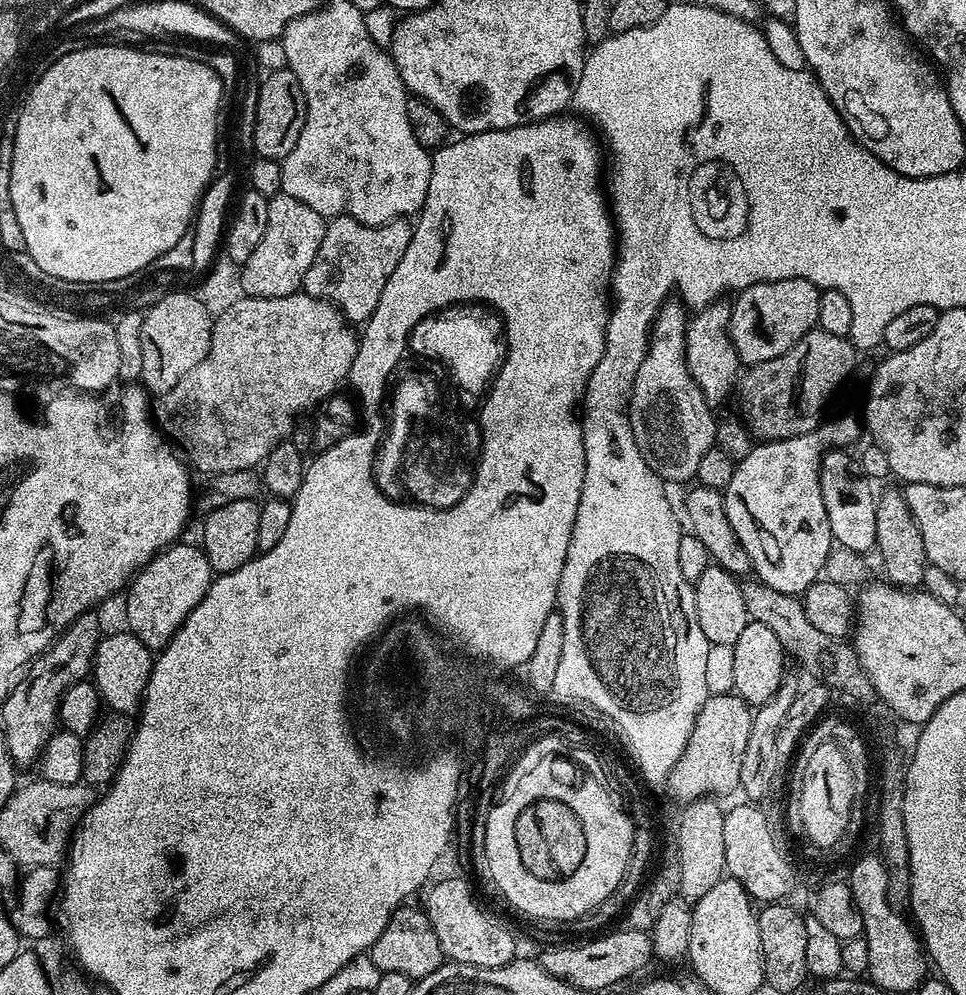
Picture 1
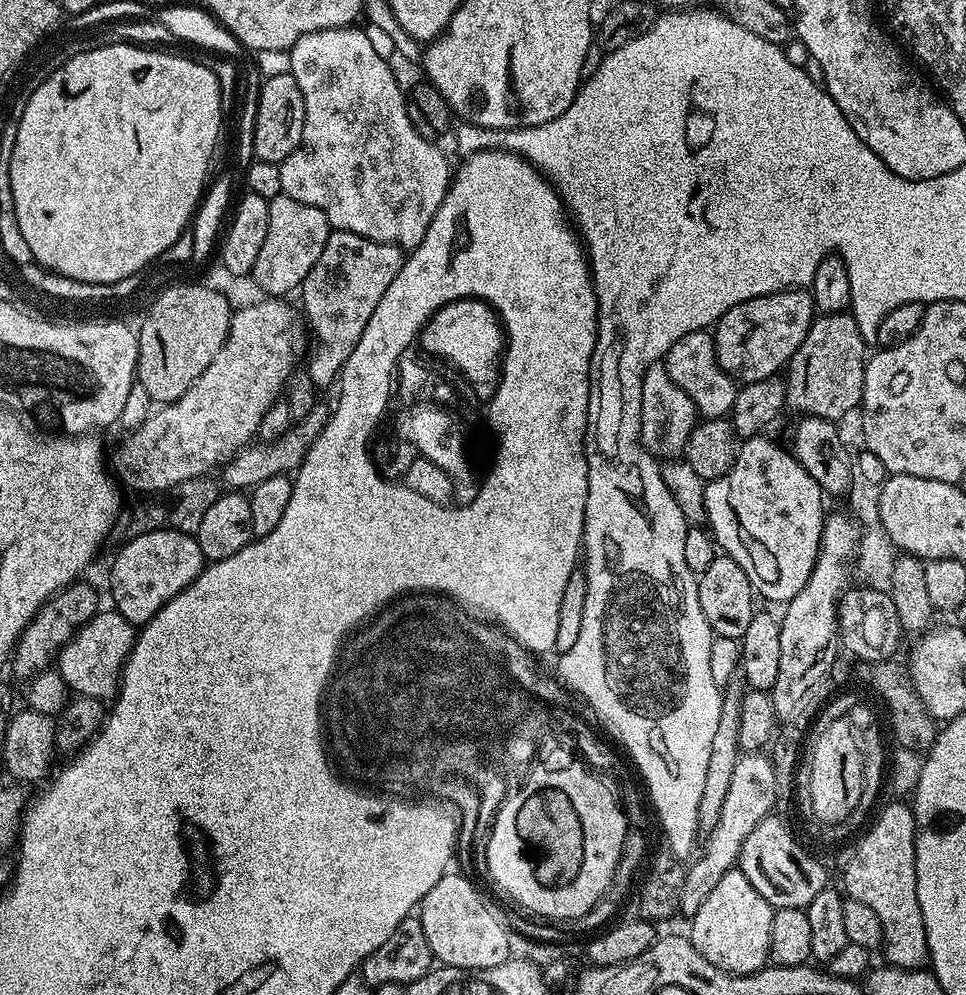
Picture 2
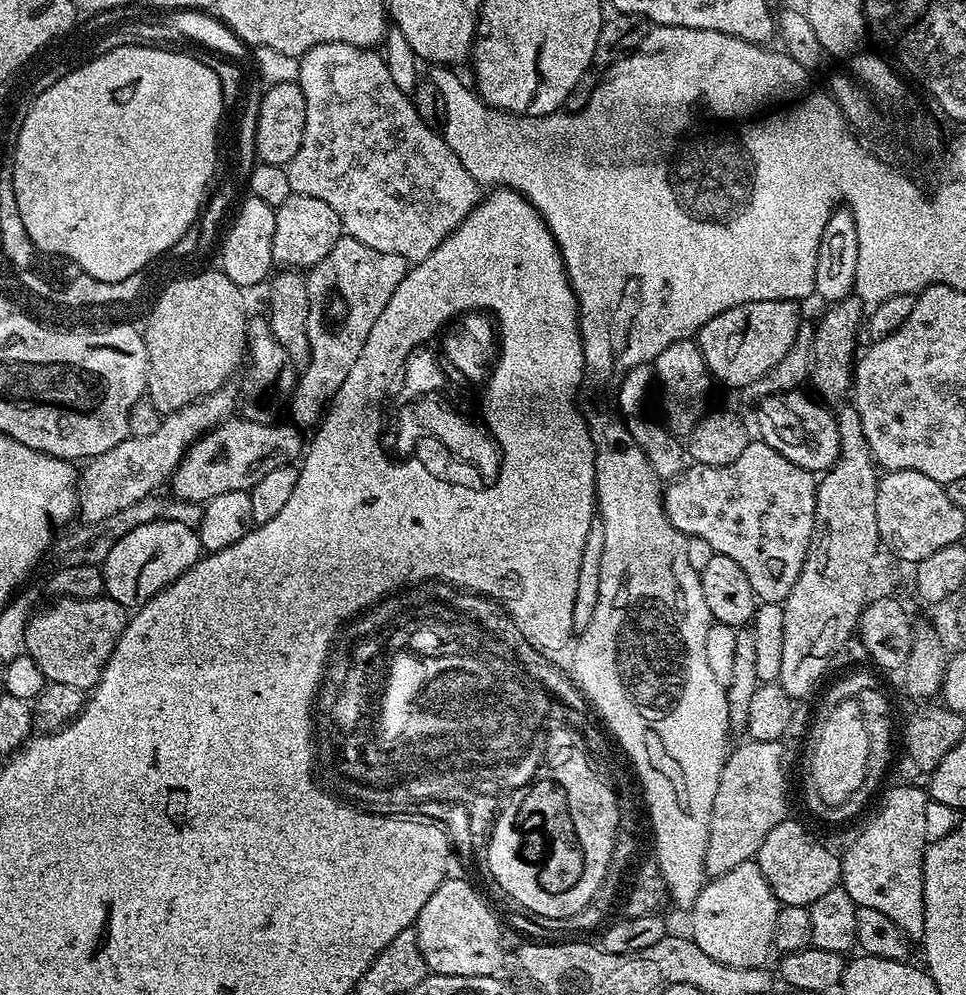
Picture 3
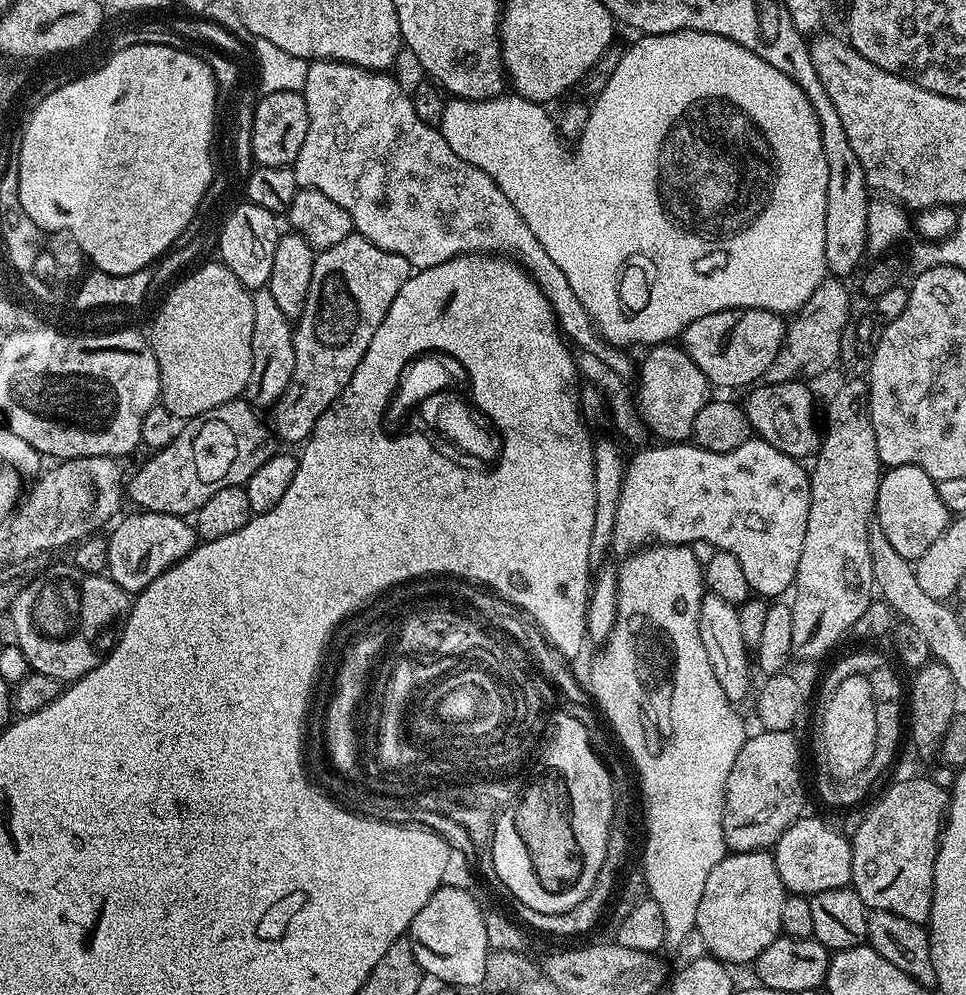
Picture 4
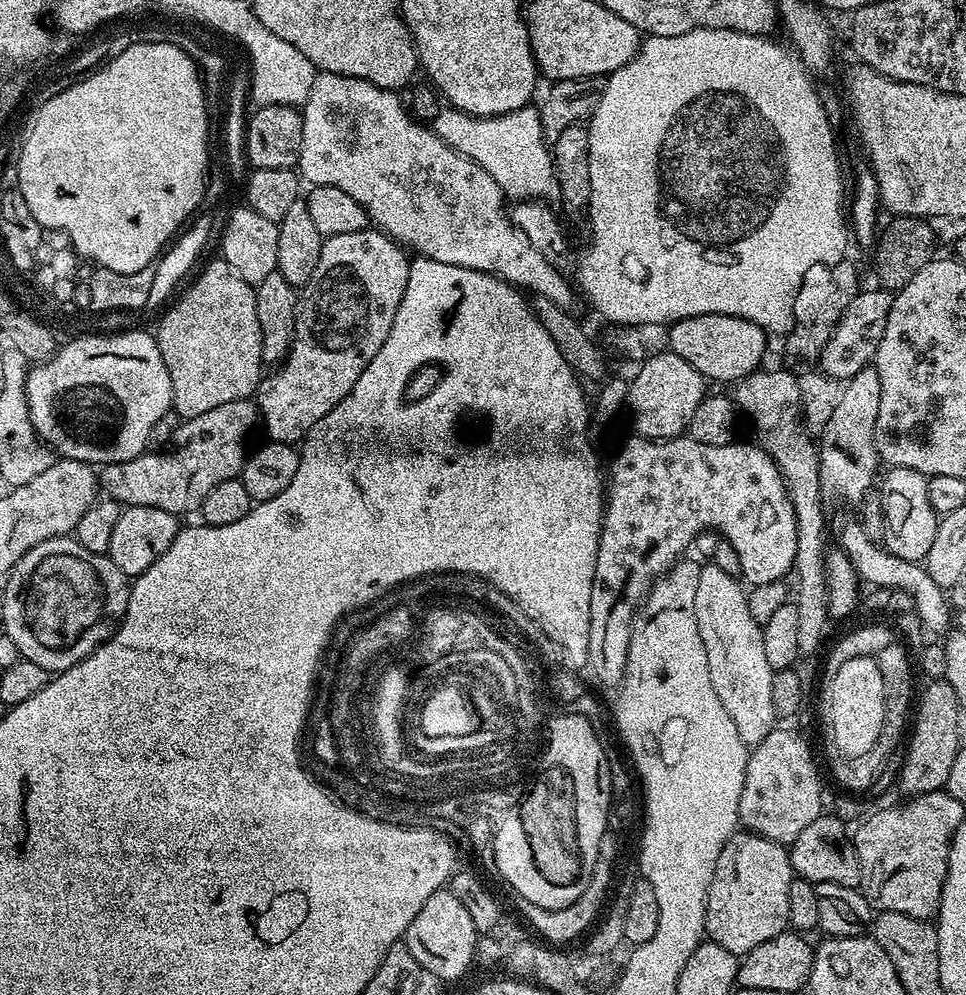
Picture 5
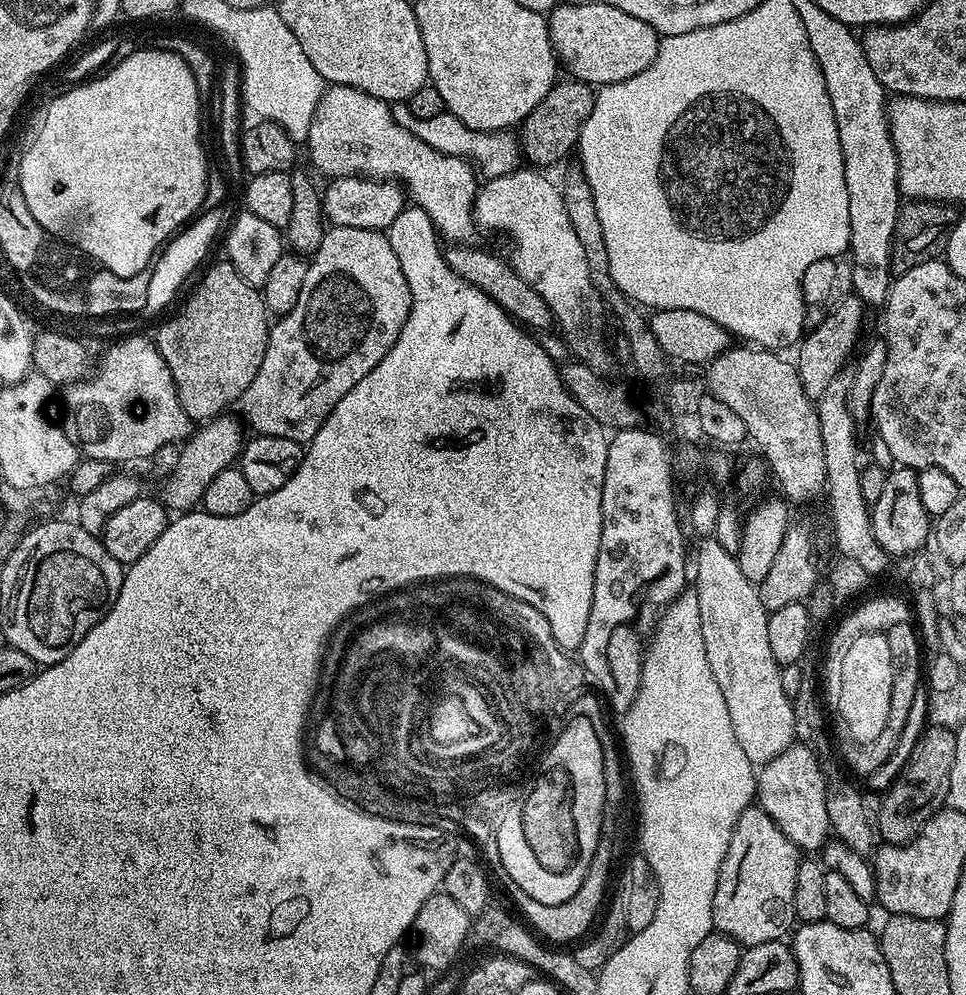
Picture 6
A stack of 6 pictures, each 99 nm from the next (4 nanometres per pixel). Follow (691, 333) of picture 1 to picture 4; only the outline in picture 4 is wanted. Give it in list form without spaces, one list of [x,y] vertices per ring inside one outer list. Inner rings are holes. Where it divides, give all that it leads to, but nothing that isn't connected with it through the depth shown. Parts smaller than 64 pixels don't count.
[[[676,342],[657,344],[649,347],[640,364],[640,389],[634,392],[636,407],[640,410],[640,419],[644,421],[644,427],[648,429],[653,437],[657,436],[660,442],[684,442],[692,435],[694,418],[698,418],[698,410],[708,403],[710,399],[710,385],[706,374],[694,366],[694,358],[686,354],[683,346]]]

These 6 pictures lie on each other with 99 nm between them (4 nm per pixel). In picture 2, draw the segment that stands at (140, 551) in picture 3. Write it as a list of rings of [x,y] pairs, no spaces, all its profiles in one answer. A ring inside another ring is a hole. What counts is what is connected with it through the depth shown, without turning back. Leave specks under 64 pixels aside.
[[[163,528],[133,536],[112,560],[108,588],[112,591],[111,607],[133,626],[143,626],[158,614],[178,593],[195,582],[204,571],[206,561],[195,535]]]

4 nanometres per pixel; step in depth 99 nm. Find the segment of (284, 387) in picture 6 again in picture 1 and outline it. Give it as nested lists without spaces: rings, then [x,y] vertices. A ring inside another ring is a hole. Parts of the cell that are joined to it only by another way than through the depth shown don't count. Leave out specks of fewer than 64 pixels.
[[[333,216],[325,223],[322,246],[318,246],[318,254],[314,254],[314,262],[310,270],[306,270],[303,291],[309,296],[325,300],[332,304],[345,320],[353,326],[363,326],[378,310],[378,298],[382,298],[382,290],[386,290],[386,282],[390,282],[390,274],[394,274],[398,262],[402,262],[402,254],[406,254],[406,246],[410,246],[413,225],[407,219],[391,220],[389,224],[379,224],[376,228],[369,224],[360,224],[349,216]]]

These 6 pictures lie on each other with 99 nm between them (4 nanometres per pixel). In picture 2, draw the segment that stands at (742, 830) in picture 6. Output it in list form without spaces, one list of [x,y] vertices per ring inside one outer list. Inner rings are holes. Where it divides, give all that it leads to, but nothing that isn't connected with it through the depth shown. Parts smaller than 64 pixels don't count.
[[[739,870],[722,874],[718,886],[710,890],[706,902],[698,906],[698,910],[690,917],[692,932],[690,939],[693,946],[707,958],[727,972],[734,974],[750,974],[754,970],[765,967],[770,957],[770,922],[774,909],[771,904],[750,886],[750,878]]]

